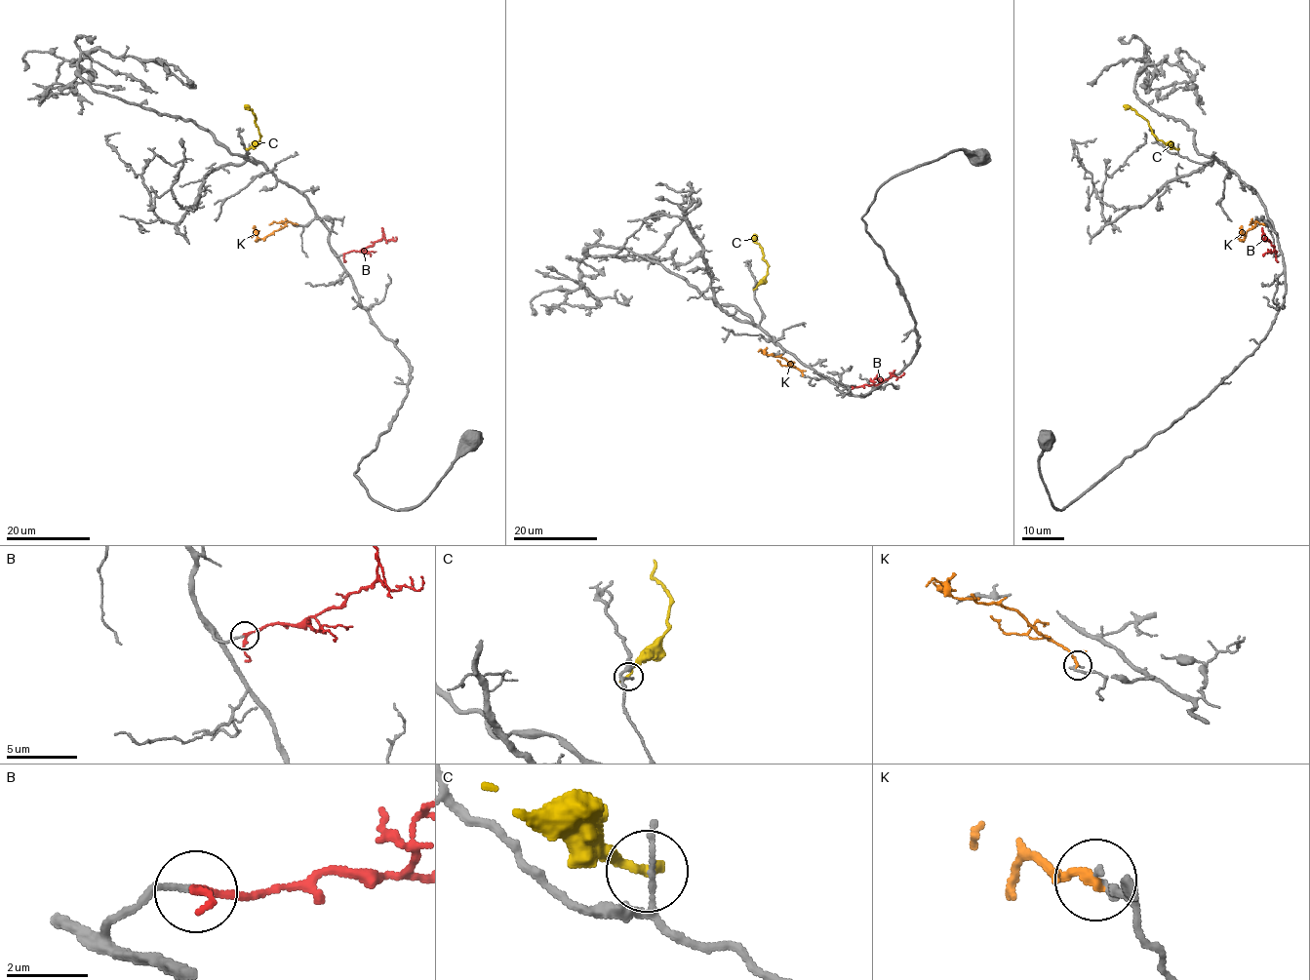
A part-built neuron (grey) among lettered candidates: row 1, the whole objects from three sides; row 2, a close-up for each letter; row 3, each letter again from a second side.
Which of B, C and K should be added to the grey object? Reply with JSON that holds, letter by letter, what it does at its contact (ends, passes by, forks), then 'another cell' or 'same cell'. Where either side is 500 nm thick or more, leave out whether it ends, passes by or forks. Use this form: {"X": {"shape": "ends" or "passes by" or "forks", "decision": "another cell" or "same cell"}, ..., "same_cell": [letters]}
{"B": {"shape": "passes by", "decision": "same cell"}, "C": {"shape": "ends", "decision": "another cell"}, "K": {"shape": "passes by", "decision": "another cell"}, "same_cell": ["B"]}

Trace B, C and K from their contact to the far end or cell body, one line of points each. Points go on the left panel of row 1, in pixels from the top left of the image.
B: (344, 254), (362, 251), (383, 239), (394, 241), (395, 236)
C: (248, 149), (258, 142), (260, 134), (255, 114), (246, 105)
K: (295, 224), (289, 221), (258, 240), (254, 226)

